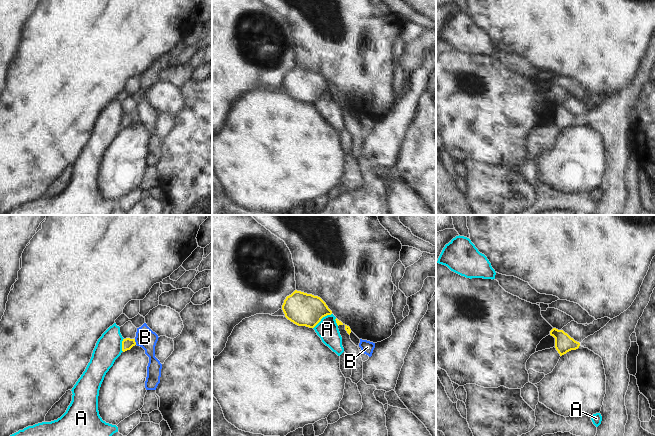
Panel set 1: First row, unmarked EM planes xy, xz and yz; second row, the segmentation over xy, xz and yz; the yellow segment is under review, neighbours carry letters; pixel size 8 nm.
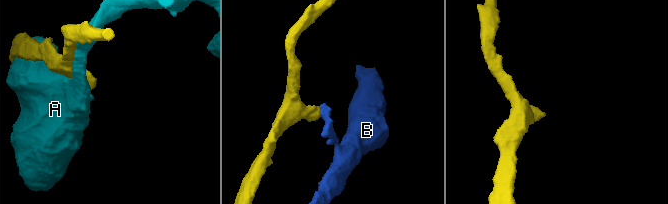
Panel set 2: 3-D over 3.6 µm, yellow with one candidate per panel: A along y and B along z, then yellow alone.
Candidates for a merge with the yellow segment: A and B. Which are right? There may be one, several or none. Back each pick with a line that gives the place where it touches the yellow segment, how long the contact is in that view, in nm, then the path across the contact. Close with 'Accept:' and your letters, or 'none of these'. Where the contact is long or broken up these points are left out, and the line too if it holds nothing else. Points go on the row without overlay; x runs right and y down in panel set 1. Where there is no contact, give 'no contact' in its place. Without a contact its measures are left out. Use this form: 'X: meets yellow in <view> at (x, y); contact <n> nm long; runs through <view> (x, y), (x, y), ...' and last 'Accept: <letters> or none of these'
Accept: none of these

